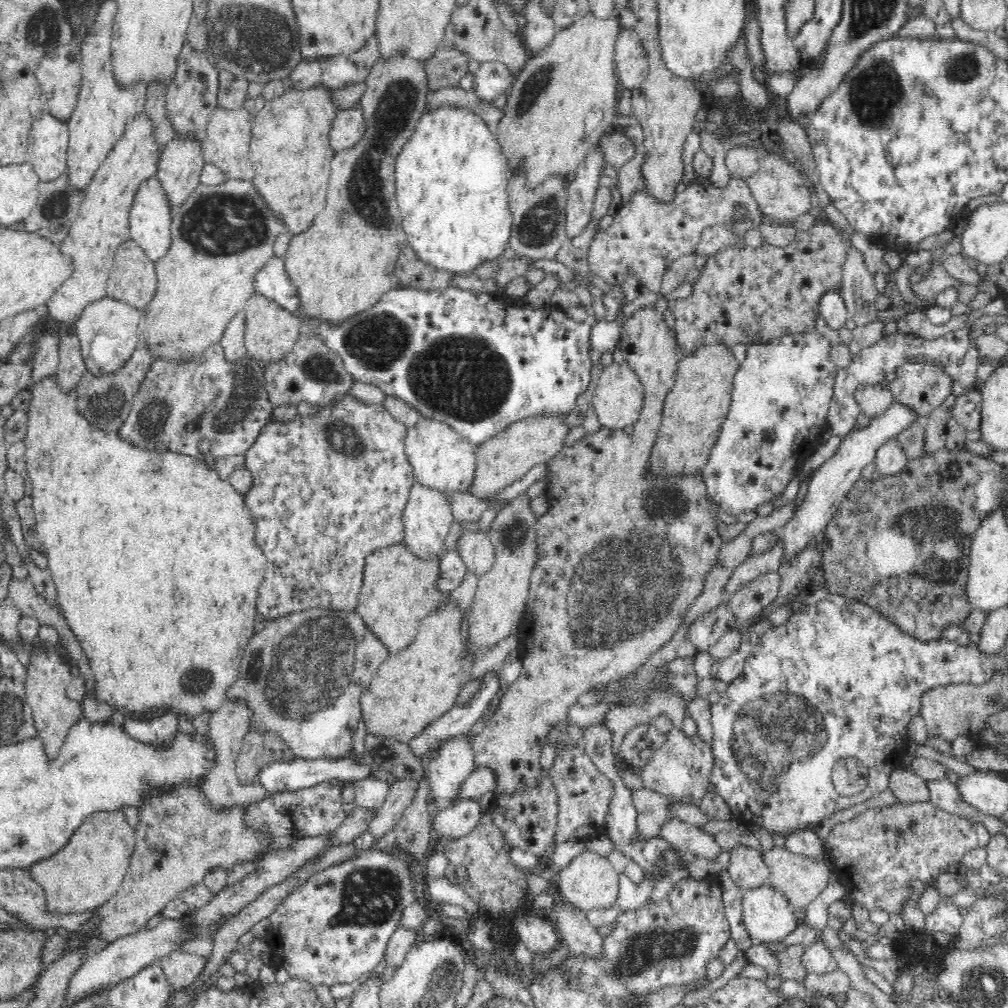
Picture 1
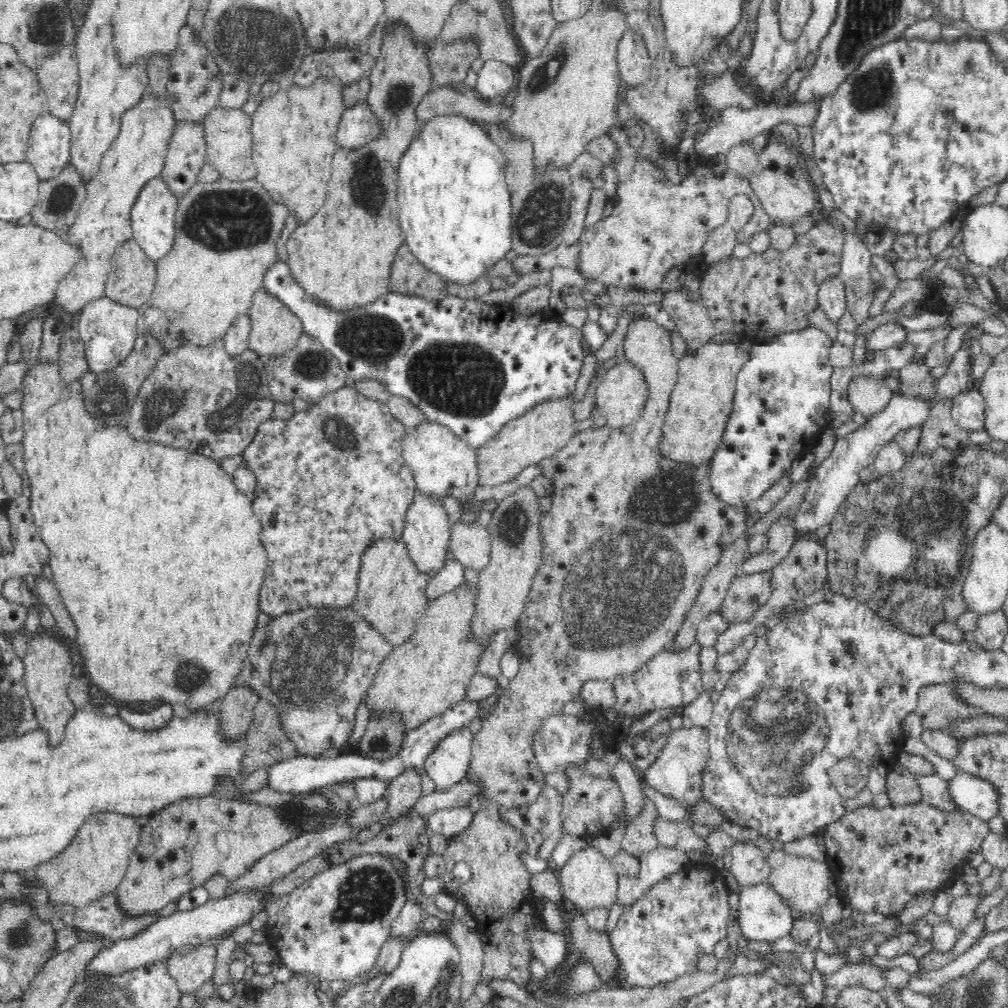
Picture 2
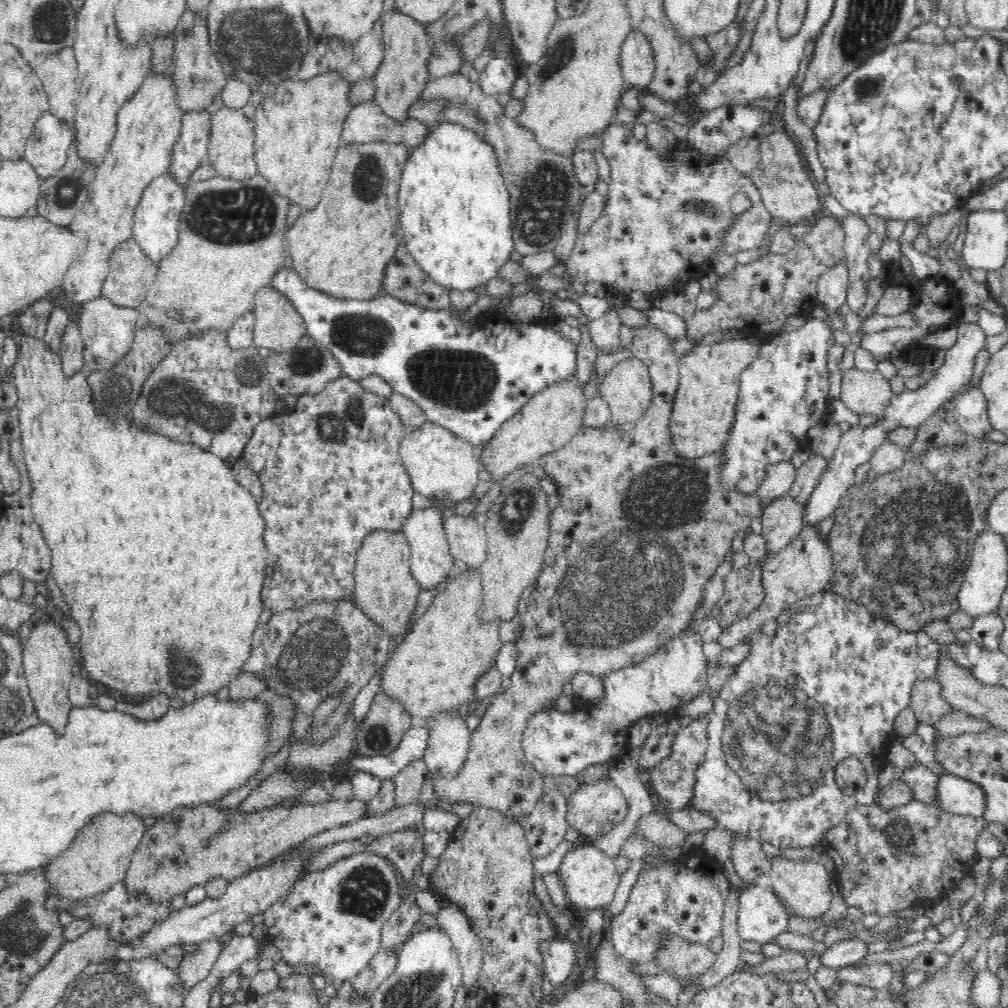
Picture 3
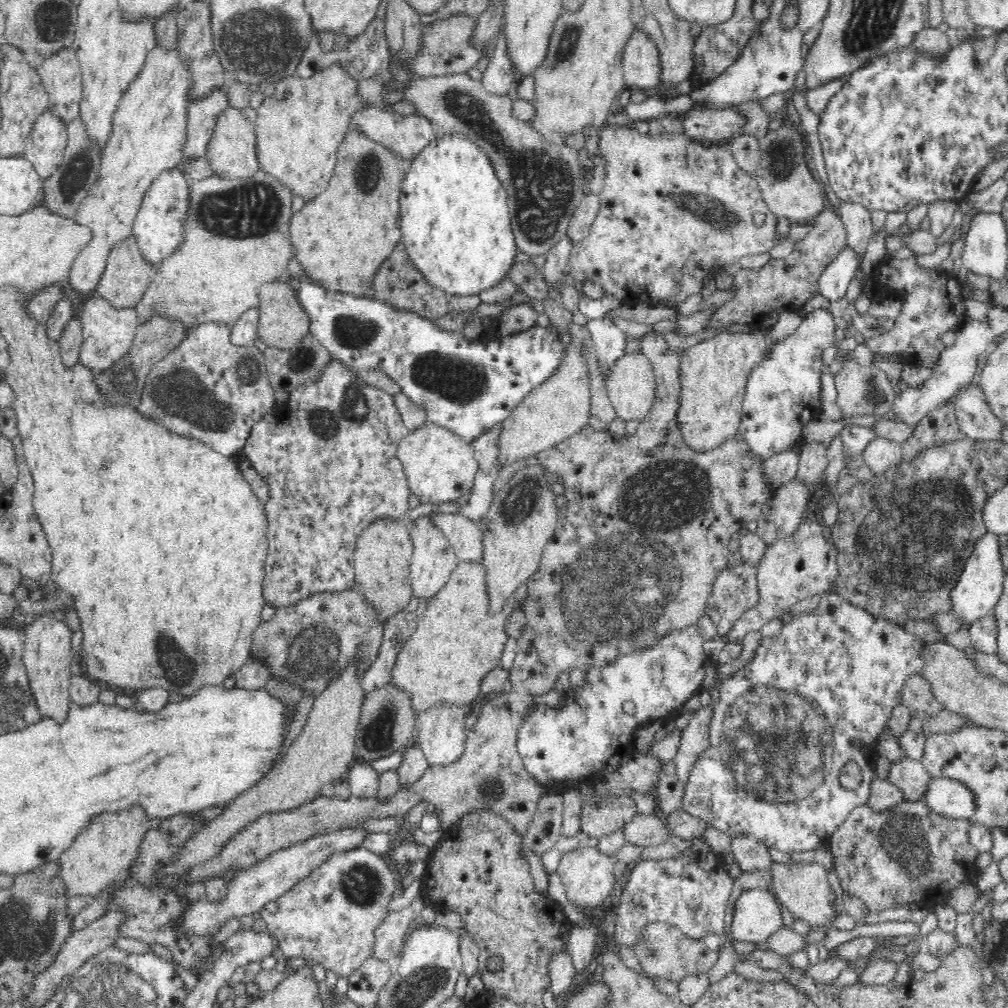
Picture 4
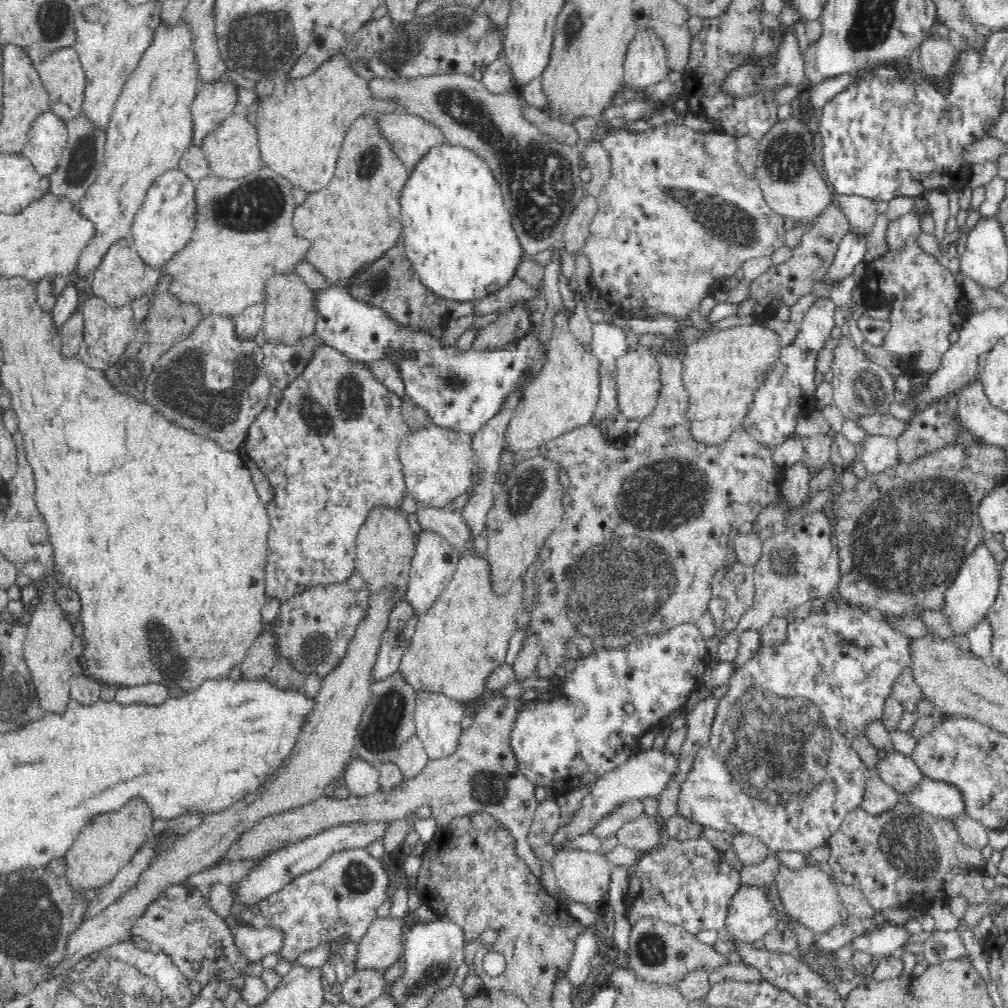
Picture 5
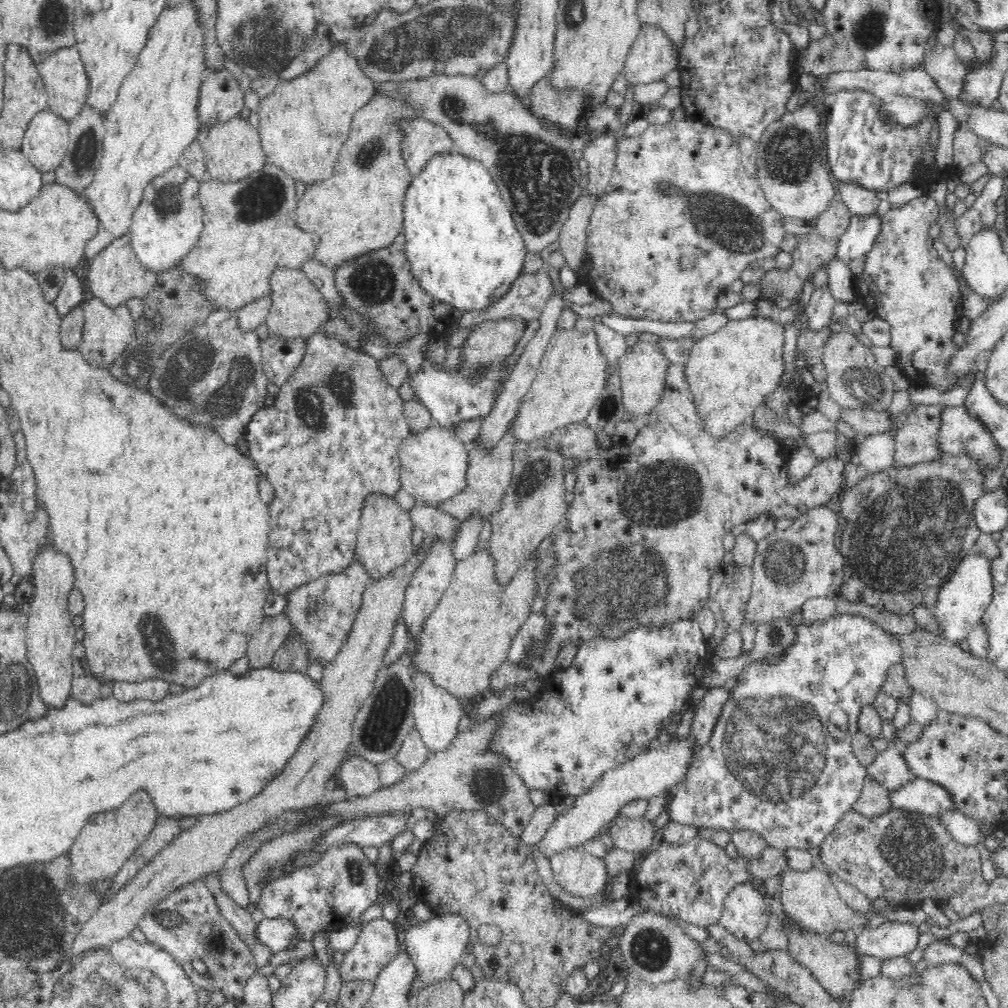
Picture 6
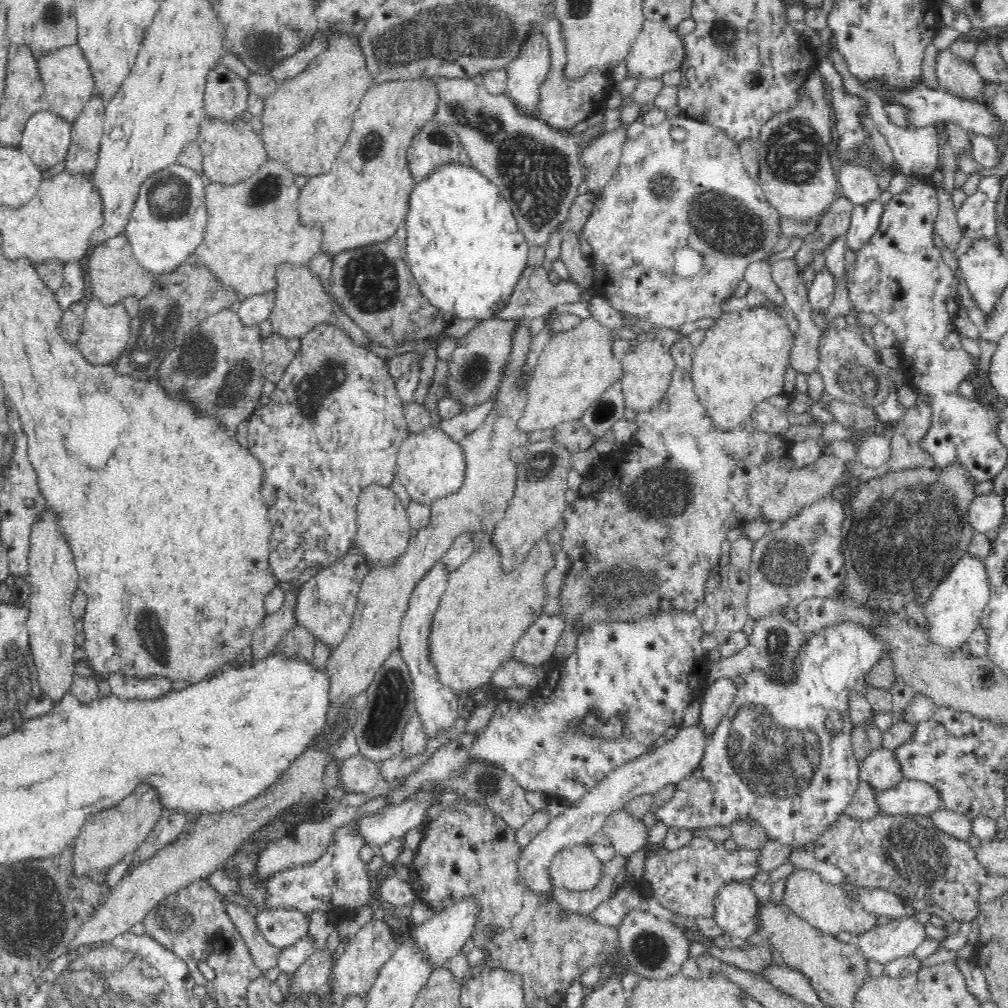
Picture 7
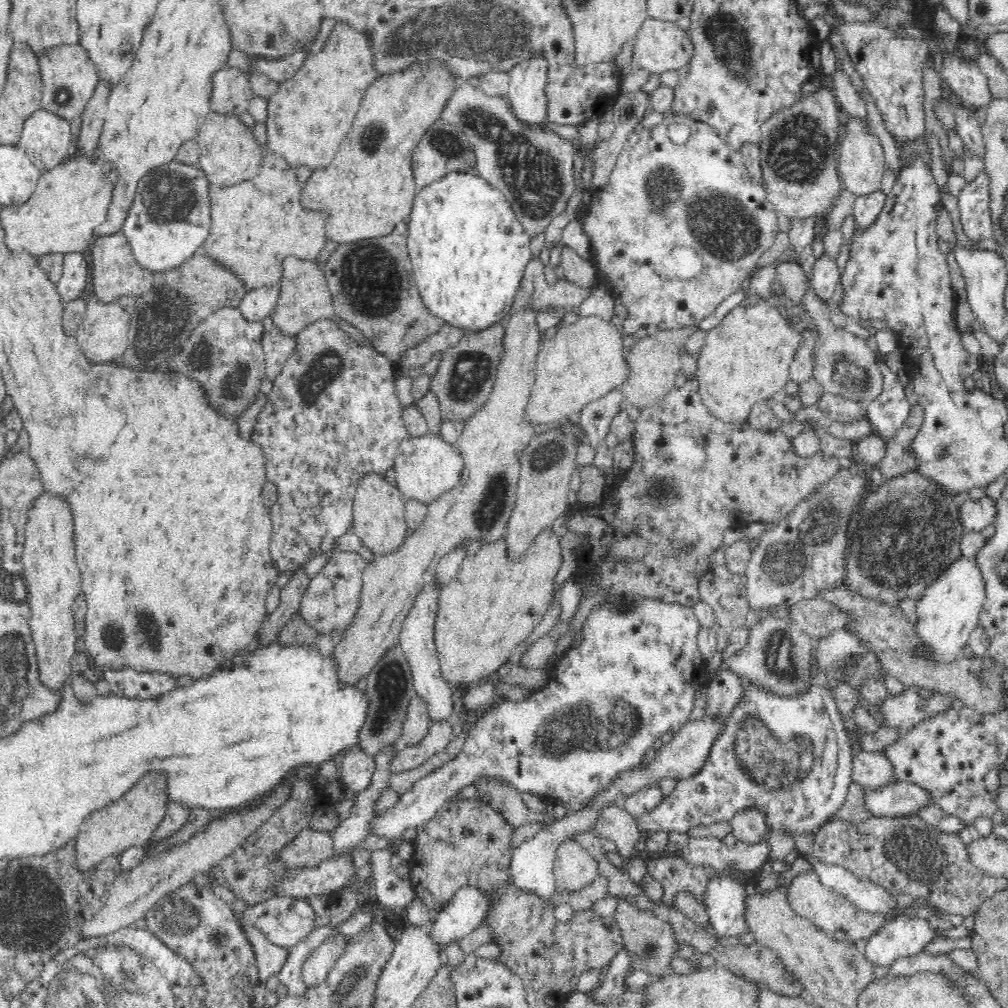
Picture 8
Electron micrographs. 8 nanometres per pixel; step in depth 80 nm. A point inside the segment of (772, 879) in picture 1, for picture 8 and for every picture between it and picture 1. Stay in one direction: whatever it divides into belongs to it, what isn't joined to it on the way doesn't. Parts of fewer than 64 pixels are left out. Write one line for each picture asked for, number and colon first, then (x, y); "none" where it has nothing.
2: (803, 883)
3: (803, 886)
4: (804, 889)
5: (808, 896)
6: (809, 897)
7: (825, 907)
8: (829, 912)

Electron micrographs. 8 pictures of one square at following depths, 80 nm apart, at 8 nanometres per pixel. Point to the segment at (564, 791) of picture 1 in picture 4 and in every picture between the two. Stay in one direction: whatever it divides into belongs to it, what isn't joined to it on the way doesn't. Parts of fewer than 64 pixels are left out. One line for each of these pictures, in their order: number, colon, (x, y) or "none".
2: (592, 804)
3: (594, 809)
4: (597, 821)

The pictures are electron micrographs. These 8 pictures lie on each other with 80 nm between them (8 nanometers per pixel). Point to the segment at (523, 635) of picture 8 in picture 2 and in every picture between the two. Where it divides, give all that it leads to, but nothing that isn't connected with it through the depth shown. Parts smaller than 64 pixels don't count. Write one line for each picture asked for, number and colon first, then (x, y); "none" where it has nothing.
2: (428, 674)
3: (437, 666)
4: (459, 639)
5: (465, 635)
6: (468, 636)
7: (485, 609)

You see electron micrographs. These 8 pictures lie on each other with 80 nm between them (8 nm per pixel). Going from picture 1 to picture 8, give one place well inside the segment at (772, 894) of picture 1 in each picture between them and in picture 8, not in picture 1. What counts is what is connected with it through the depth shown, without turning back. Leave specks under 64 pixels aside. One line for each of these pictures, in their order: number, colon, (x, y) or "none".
2: (762, 915)
3: (761, 916)
4: (757, 915)
5: (751, 915)
6: (744, 916)
7: (735, 904)
8: (723, 903)

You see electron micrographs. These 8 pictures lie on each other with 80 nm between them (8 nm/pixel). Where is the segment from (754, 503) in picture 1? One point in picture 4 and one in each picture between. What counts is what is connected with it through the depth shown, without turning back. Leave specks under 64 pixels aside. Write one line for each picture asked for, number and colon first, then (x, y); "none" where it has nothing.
2: (782, 394)
3: (785, 391)
4: (783, 393)

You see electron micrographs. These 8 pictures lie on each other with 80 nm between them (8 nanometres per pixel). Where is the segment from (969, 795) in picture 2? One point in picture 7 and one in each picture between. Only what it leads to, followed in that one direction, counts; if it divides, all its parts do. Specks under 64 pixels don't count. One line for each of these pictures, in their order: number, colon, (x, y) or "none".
3: (954, 795)
4: (948, 798)
5: (933, 797)
6: (918, 795)
7: (909, 797)

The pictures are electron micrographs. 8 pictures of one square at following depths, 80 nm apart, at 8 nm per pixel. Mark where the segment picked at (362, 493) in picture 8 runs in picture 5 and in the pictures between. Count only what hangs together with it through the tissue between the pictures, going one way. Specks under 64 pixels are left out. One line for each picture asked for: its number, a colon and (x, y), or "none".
5: (385, 547)
6: (383, 542)
7: (382, 529)

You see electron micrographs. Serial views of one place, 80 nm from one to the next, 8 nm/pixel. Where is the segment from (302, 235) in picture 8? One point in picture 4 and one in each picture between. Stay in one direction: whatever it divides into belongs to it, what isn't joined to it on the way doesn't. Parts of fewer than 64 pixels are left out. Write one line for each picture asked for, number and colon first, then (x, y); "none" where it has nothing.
4: (238, 238)
5: (244, 234)
6: (250, 229)
7: (253, 226)

